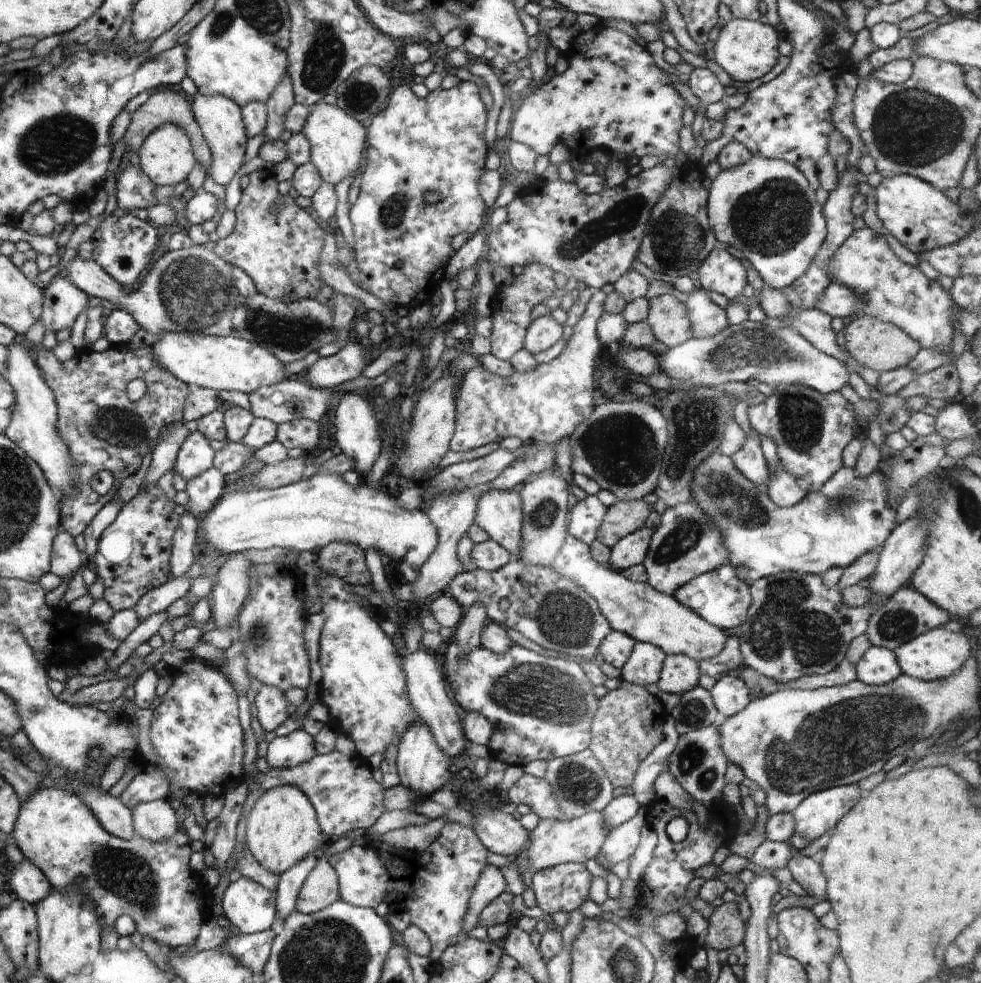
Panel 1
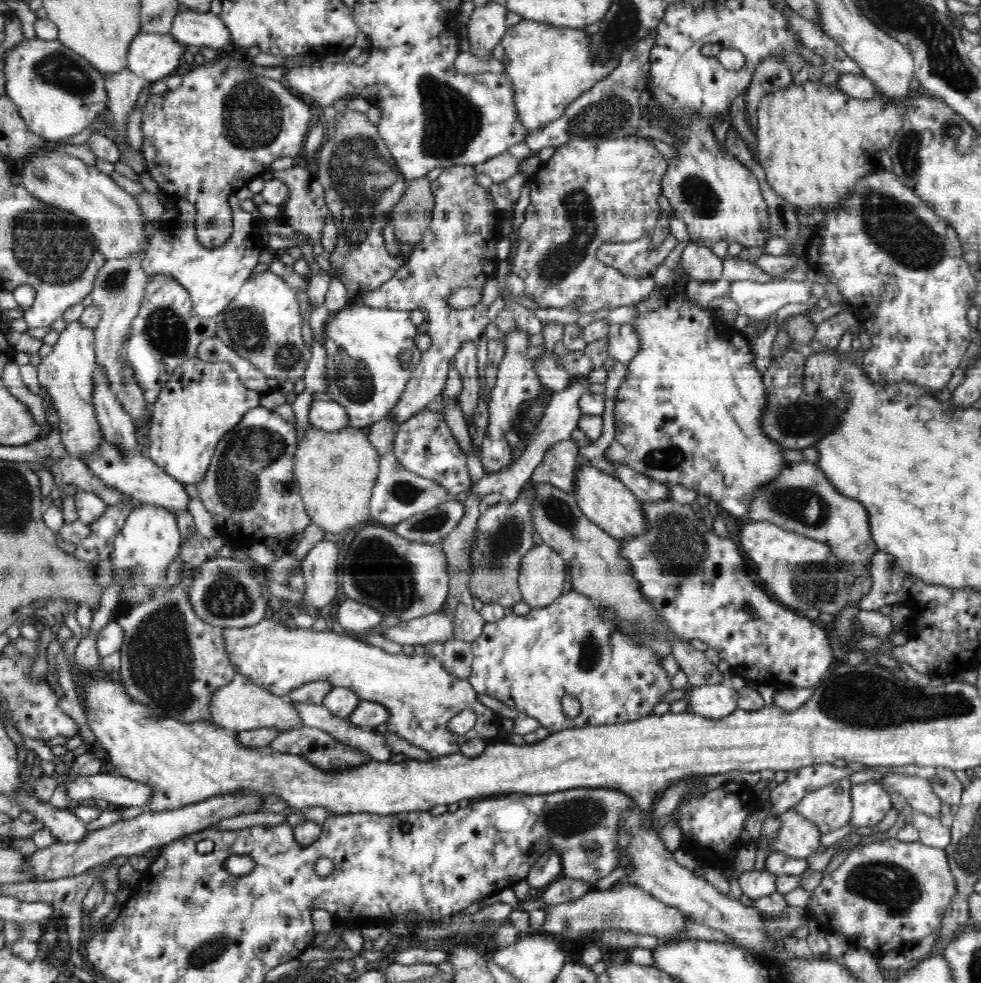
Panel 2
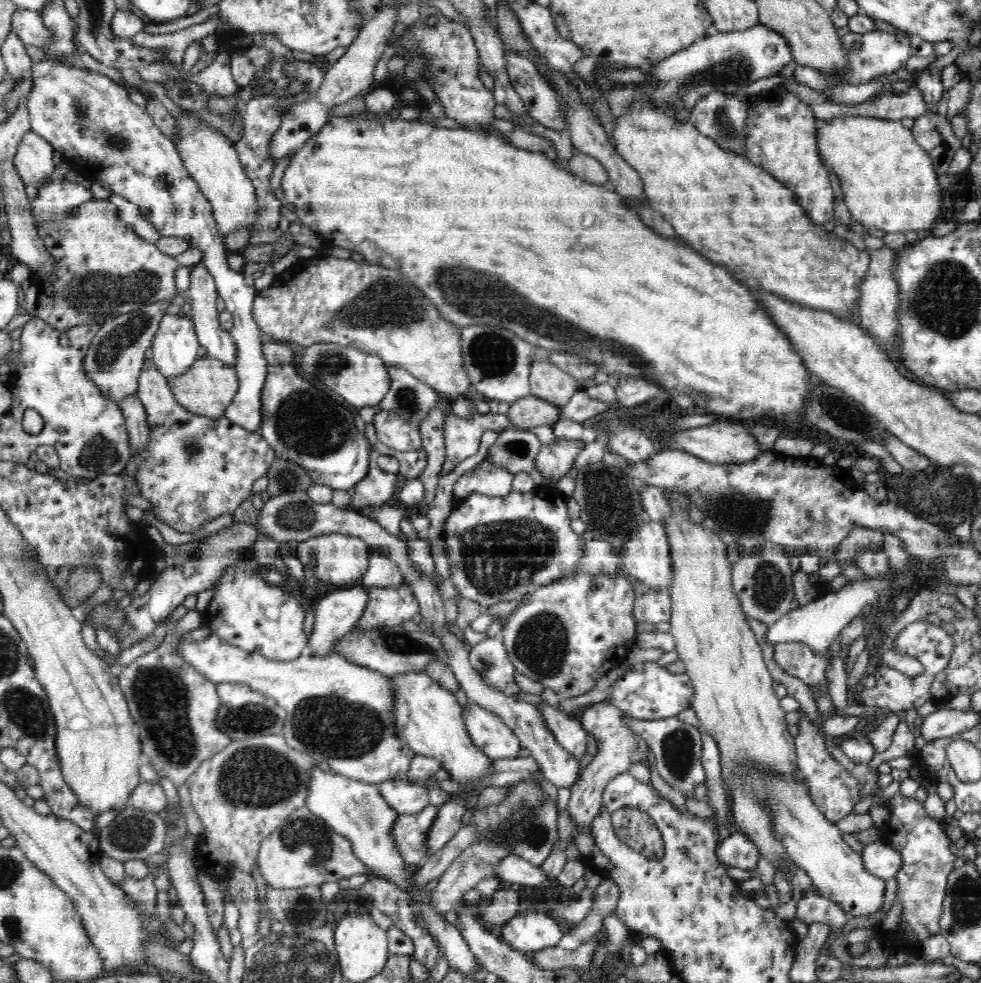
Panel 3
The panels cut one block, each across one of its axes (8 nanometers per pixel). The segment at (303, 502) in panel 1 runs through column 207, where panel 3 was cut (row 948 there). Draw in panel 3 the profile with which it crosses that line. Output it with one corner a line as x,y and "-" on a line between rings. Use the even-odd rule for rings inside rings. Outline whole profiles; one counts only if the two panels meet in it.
536,911
519,912
497,932
512,948
529,955
556,946
563,935
554,917

